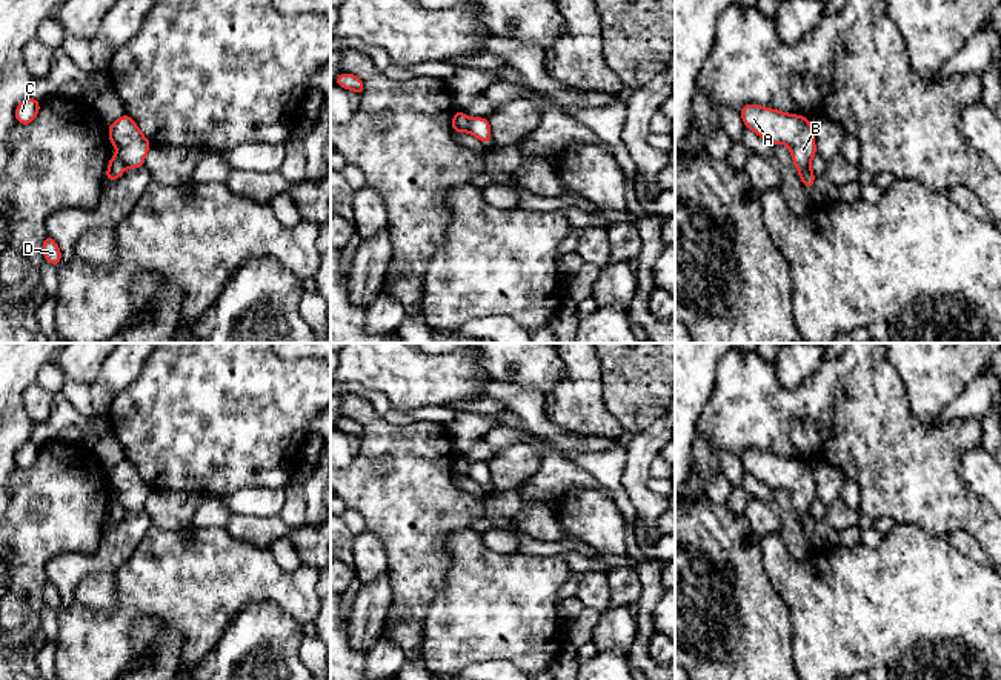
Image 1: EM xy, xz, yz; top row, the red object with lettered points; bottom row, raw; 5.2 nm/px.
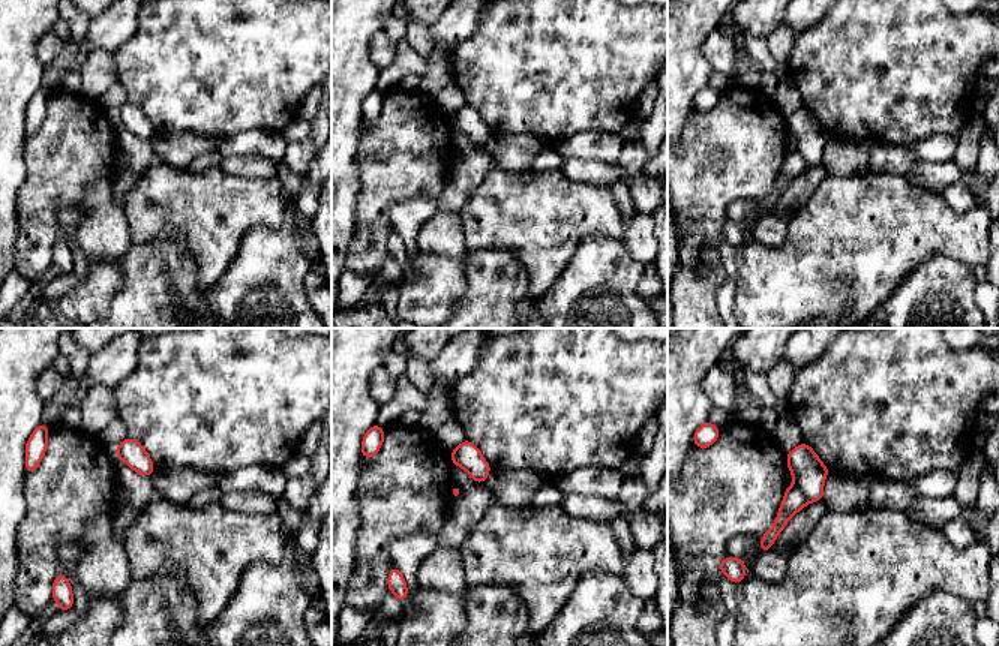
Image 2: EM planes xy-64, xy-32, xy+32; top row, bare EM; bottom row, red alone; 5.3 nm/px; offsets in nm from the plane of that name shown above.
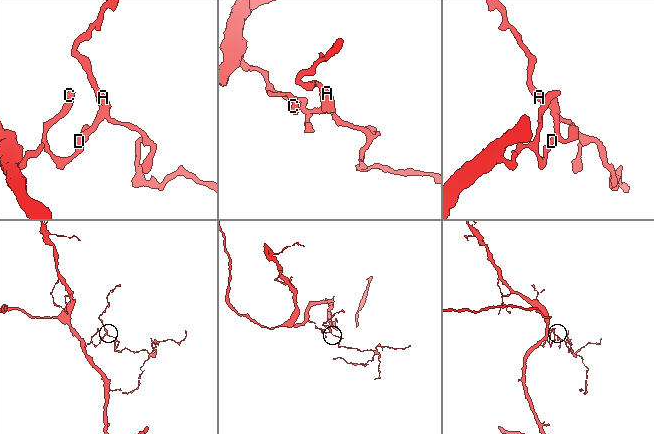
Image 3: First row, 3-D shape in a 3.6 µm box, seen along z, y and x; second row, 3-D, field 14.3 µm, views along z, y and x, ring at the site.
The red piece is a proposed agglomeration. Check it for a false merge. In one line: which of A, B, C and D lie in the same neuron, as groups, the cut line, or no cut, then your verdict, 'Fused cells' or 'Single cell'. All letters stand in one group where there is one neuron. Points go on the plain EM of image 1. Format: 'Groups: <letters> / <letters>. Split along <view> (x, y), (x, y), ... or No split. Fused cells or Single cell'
Groups: A B / C D. Split along xz (471, 463), (466, 476). Fused cells

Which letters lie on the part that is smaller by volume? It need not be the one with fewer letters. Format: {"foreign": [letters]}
{"foreign": ["A", "B"]}

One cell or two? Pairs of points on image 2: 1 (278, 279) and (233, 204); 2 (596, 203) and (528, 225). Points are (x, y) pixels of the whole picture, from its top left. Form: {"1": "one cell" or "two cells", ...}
{"1": "two cells", "2": "one cell"}

